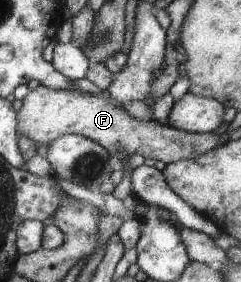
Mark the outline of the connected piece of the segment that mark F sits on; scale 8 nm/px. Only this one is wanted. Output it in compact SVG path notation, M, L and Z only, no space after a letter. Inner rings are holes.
M39 84L32 91L28 91L21 100L21 107L16 112L17 120L17 136L26 136L35 142L35 144L44 144L50 146L52 140L56 140L58 136L67 134L75 134L93 140L100 144L113 159L114 164L117 166L119 159L116 157L126 154L140 154L143 158L153 158L154 160L161 160L164 164L173 163L177 160L196 158L211 148L216 146L218 136L214 132L208 133L191 133L182 132L181 130L172 128L168 125L158 124L154 119L150 122L142 122L132 118L129 112L126 112L119 102L116 102L110 94L105 90L100 94L91 94L88 92L80 92L80 90L56 90L53 88L46 88Z

